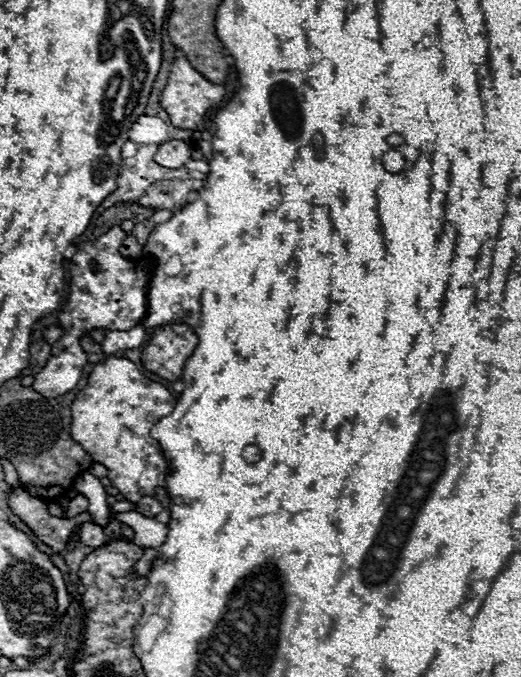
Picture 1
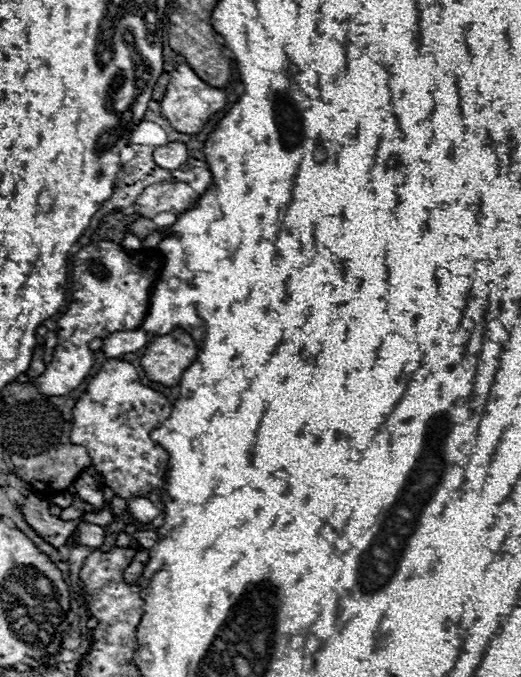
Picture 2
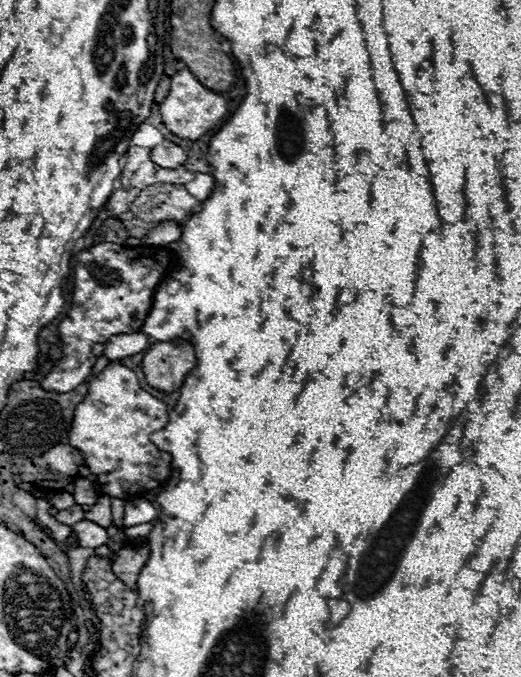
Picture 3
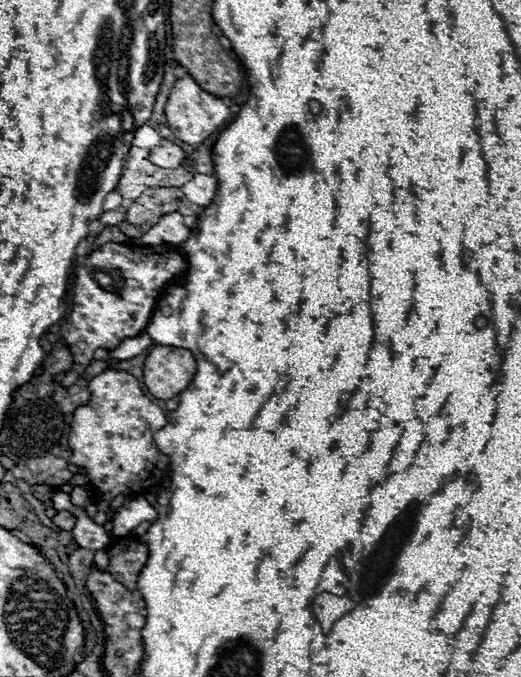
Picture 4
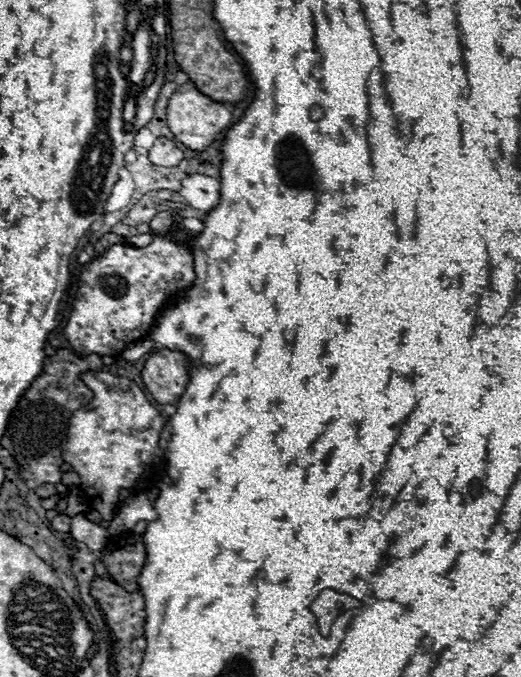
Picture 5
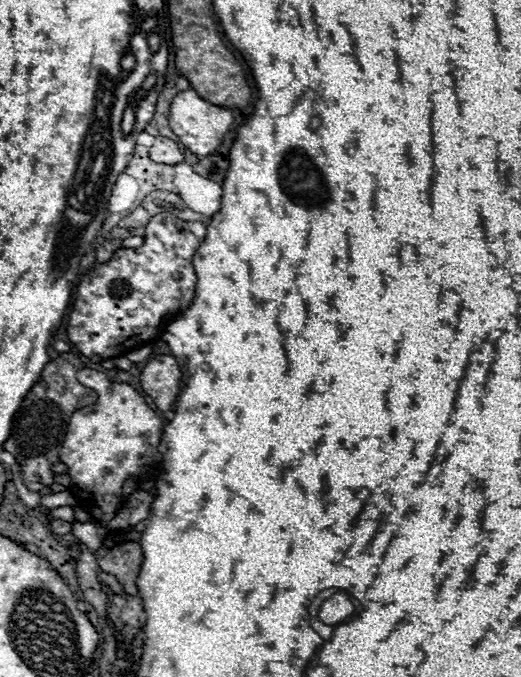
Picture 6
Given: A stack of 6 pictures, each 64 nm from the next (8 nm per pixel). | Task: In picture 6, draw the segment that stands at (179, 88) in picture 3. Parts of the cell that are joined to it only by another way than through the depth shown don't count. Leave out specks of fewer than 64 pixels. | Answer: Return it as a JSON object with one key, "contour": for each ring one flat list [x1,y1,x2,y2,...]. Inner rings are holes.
{"contour":[[188,88,184,92,178,92,170,104,170,114,168,114,168,122,172,132,178,136,178,140,194,154,198,156,208,156,214,154,218,144,222,142,224,134,230,130,232,126,232,110,226,110,222,106,210,104,206,102,202,96,198,96,198,92,194,88]]}

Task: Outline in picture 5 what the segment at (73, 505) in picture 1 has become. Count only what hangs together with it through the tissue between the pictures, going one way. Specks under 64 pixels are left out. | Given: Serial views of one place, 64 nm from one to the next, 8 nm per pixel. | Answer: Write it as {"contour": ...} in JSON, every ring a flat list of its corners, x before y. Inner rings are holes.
{"contour":[[60,512,56,518,52,518,52,528,58,532,70,532,70,522,72,522,72,518,68,514]]}

